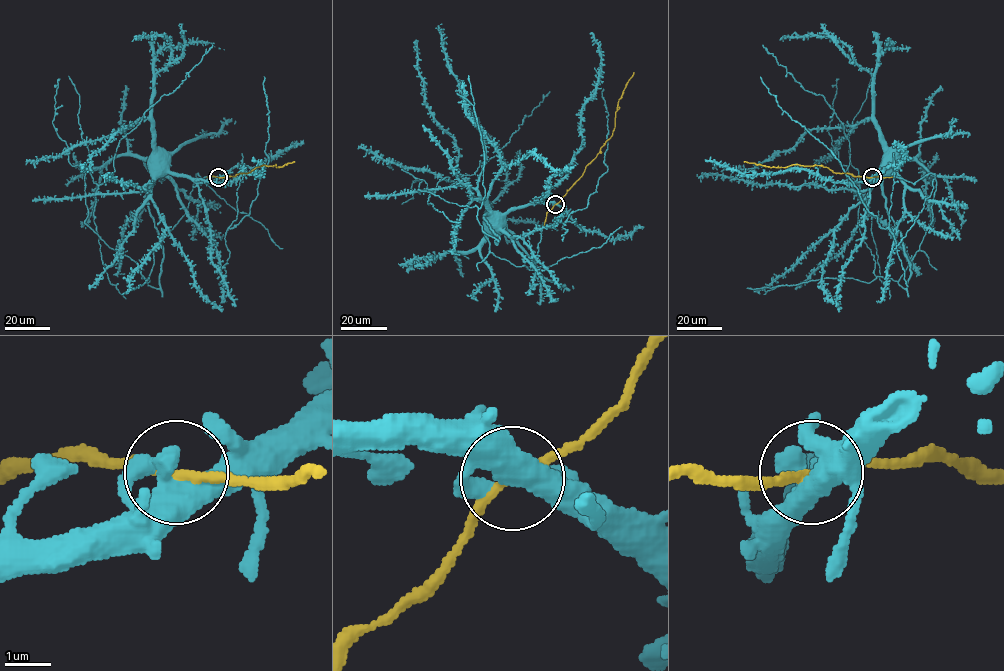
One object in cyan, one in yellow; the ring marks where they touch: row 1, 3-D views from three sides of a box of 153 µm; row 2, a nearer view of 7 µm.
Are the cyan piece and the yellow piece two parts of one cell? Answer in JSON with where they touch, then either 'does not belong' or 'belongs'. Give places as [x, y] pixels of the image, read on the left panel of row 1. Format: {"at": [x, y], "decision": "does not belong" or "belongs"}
{"at": [218, 177], "decision": "belongs"}

